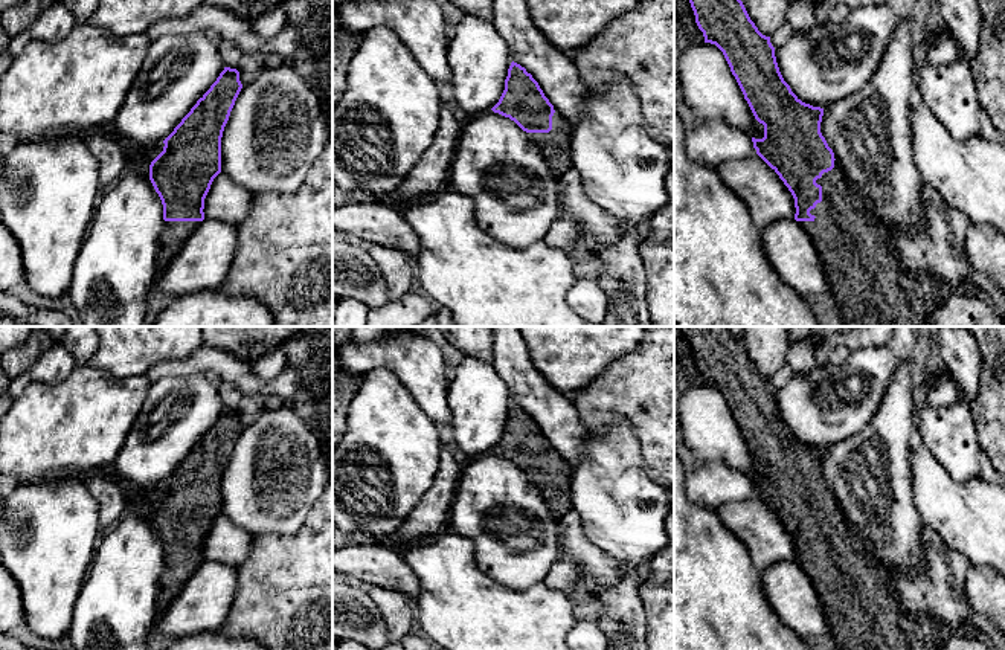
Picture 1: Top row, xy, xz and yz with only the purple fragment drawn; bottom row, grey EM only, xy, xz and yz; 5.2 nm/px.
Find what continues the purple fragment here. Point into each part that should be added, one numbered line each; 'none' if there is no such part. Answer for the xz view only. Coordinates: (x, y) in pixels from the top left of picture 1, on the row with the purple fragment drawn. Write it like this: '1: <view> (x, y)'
1: xz (555, 145)

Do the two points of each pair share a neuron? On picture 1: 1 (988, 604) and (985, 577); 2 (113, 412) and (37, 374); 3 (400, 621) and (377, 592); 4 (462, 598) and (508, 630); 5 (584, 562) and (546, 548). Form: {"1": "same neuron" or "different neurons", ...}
{"1": "same neuron", "2": "different neurons", "3": "same neuron", "4": "same neuron", "5": "different neurons"}

